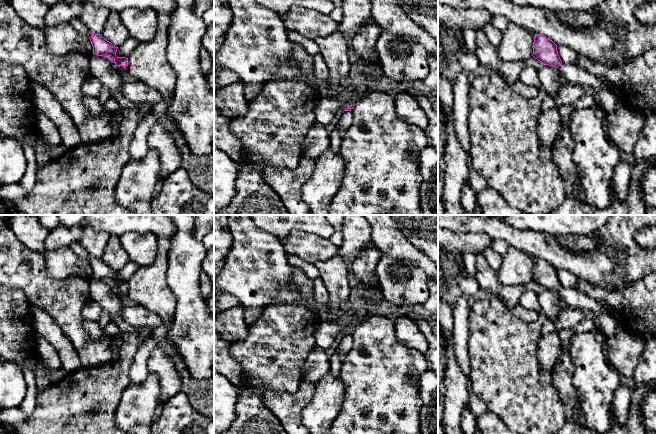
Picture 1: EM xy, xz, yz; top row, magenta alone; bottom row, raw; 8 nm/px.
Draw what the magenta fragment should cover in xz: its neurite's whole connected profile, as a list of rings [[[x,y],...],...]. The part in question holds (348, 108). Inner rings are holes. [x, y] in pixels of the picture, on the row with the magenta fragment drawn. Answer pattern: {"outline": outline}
{"outline": [[[347,106],[347,108],[340,114],[340,135],[344,137],[346,130],[351,126],[353,119],[353,114],[351,112],[351,108]]]}

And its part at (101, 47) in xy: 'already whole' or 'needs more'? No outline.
needs more

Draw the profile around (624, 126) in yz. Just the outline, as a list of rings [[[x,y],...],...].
[[[621,104],[612,114],[606,114],[607,134],[622,154],[634,154],[638,136],[645,125],[644,117],[634,109]]]

